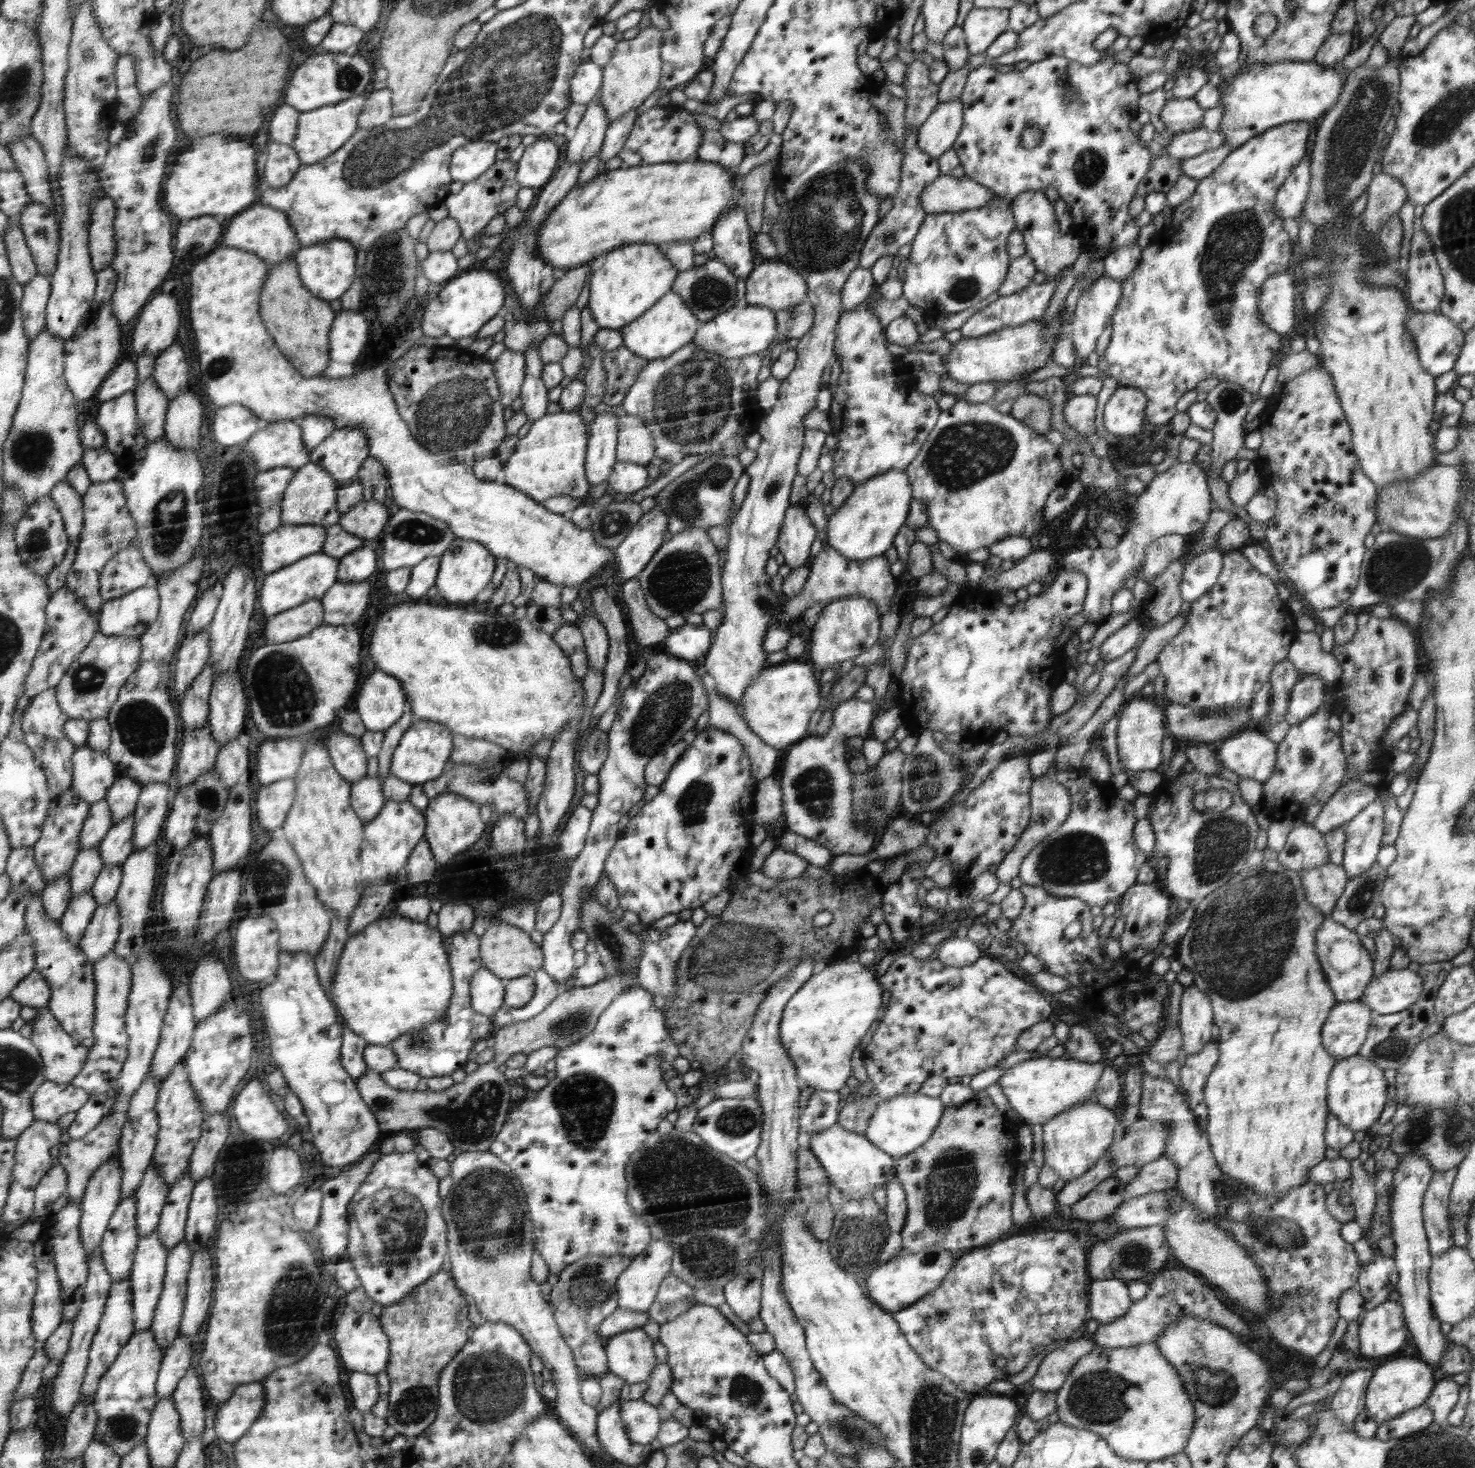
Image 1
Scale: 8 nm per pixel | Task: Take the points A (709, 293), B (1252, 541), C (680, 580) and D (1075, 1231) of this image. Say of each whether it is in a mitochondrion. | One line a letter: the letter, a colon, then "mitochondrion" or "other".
A: mitochondrion
B: other
C: mitochondrion
D: other

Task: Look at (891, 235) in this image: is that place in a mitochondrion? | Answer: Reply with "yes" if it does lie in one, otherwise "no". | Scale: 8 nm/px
yes

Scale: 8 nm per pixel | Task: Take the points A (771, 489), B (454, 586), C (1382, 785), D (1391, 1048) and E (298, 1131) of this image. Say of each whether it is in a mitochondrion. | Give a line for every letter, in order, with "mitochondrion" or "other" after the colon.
A: mitochondrion
B: other
C: other
D: mitochondrion
E: other

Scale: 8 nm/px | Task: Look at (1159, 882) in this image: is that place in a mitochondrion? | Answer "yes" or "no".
no

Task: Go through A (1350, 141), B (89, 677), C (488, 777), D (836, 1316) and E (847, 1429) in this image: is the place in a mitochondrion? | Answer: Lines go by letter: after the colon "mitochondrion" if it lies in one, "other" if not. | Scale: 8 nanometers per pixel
A: mitochondrion
B: mitochondrion
C: mitochondrion
D: other
E: mitochondrion

